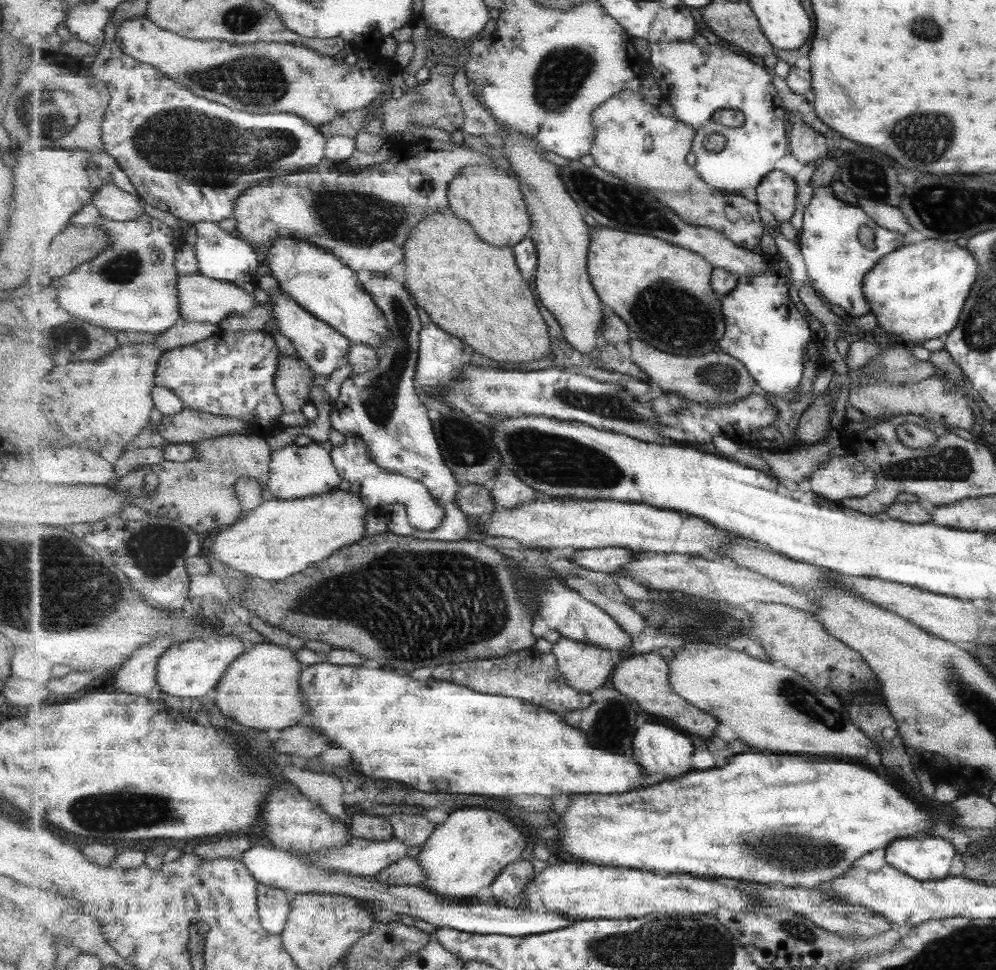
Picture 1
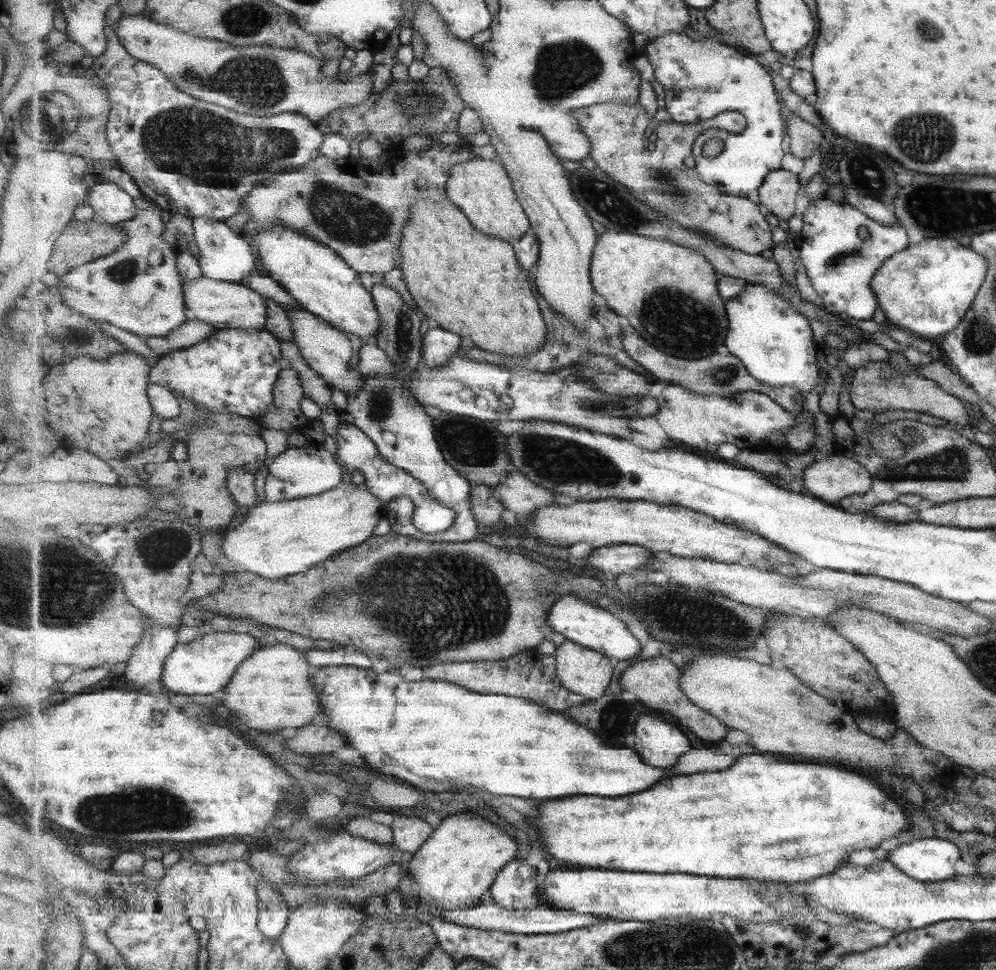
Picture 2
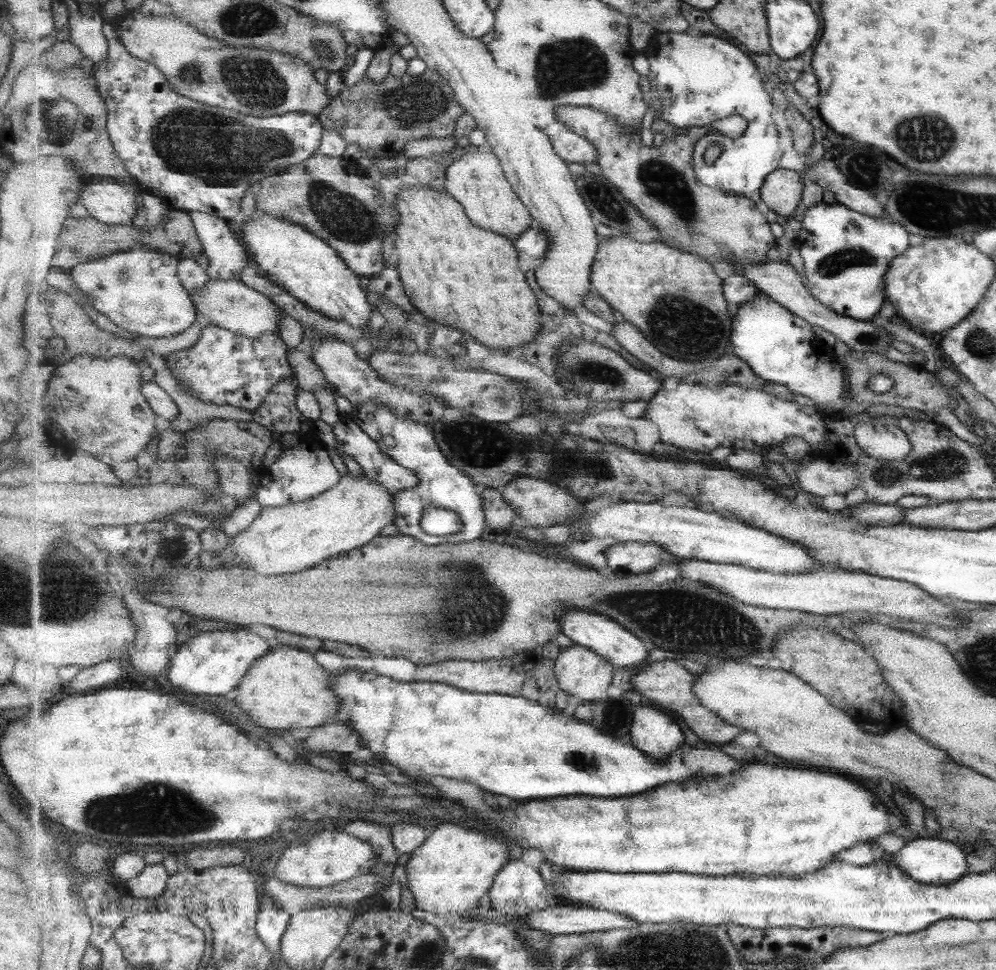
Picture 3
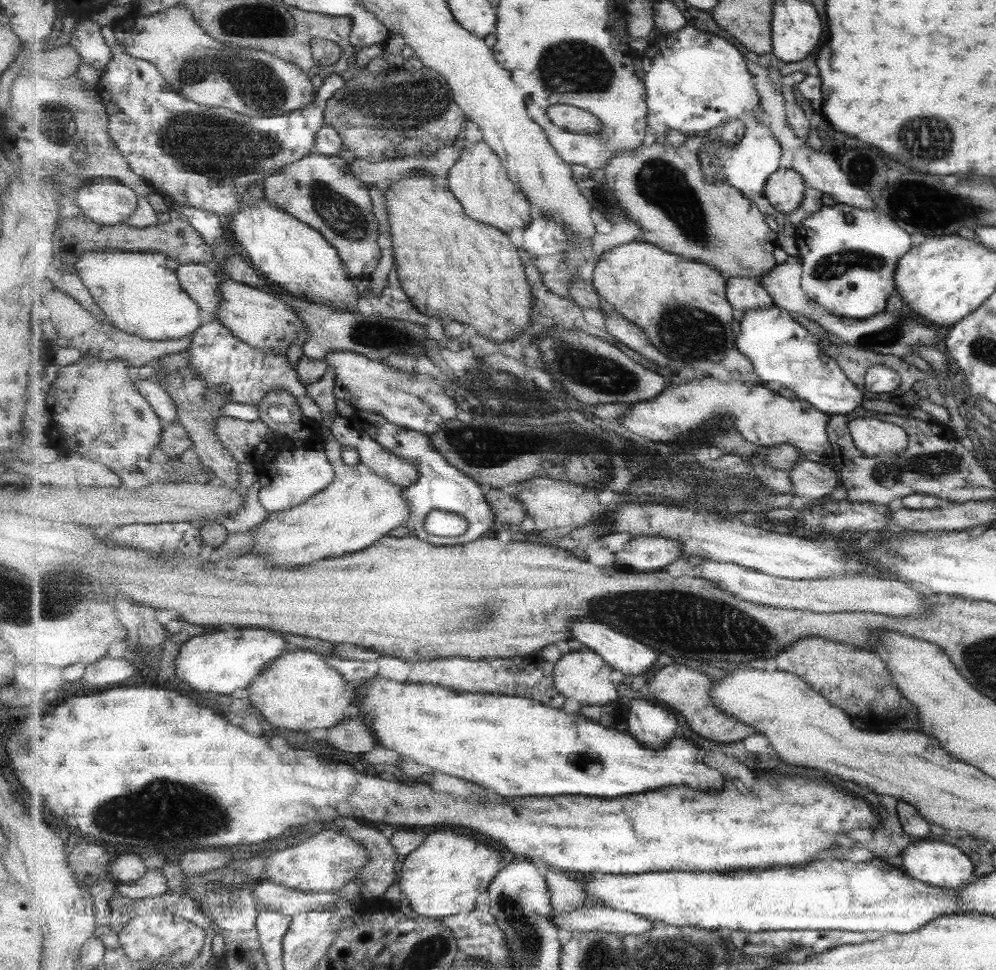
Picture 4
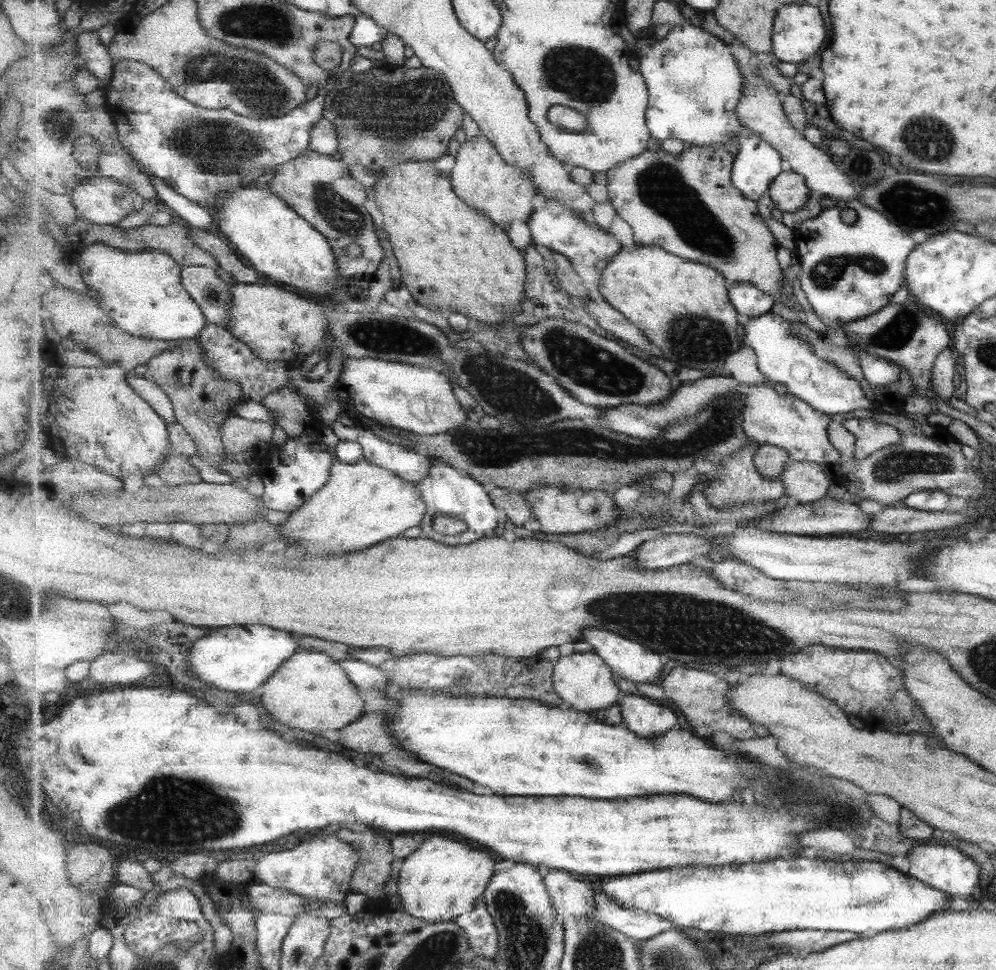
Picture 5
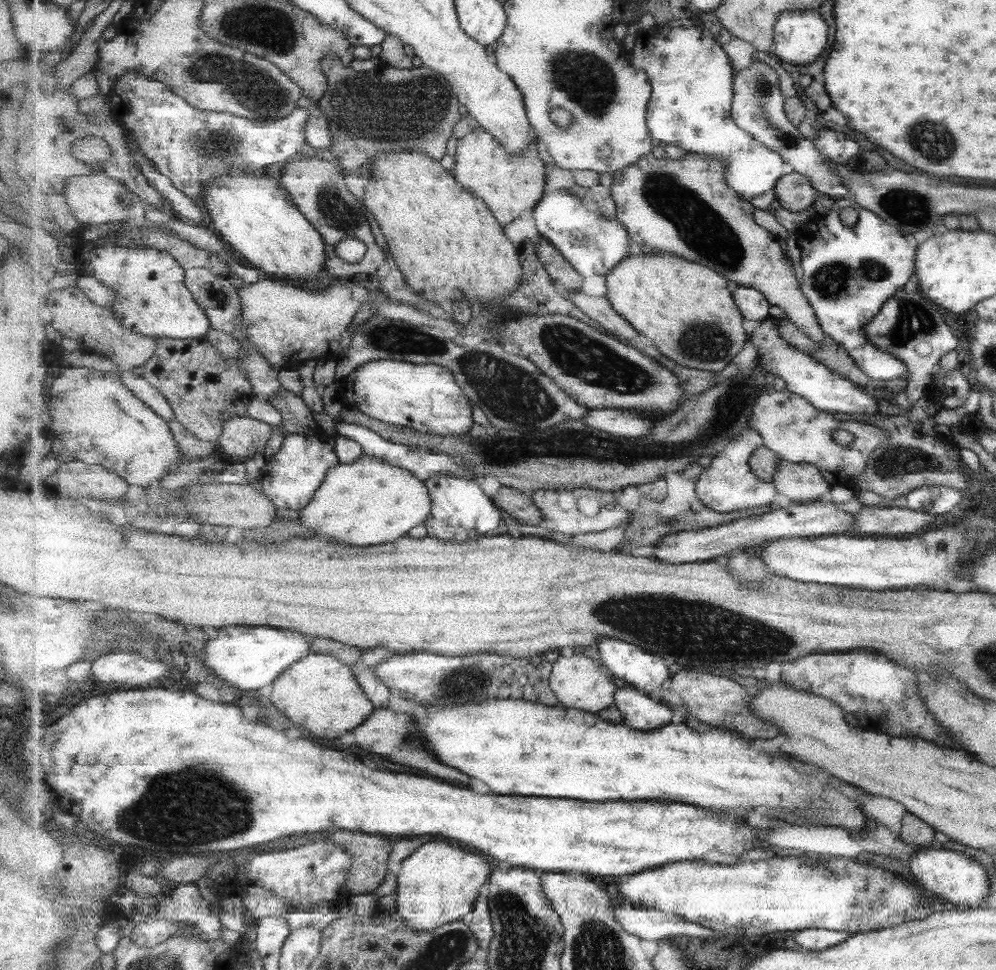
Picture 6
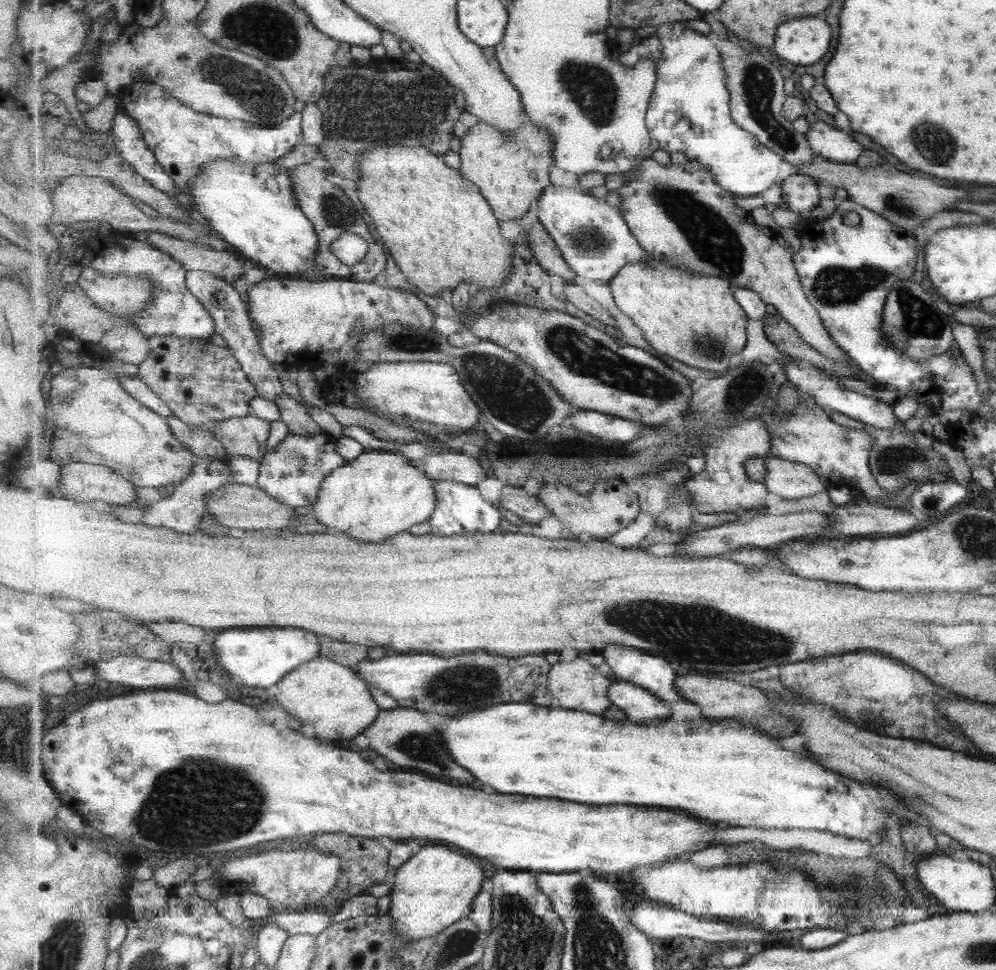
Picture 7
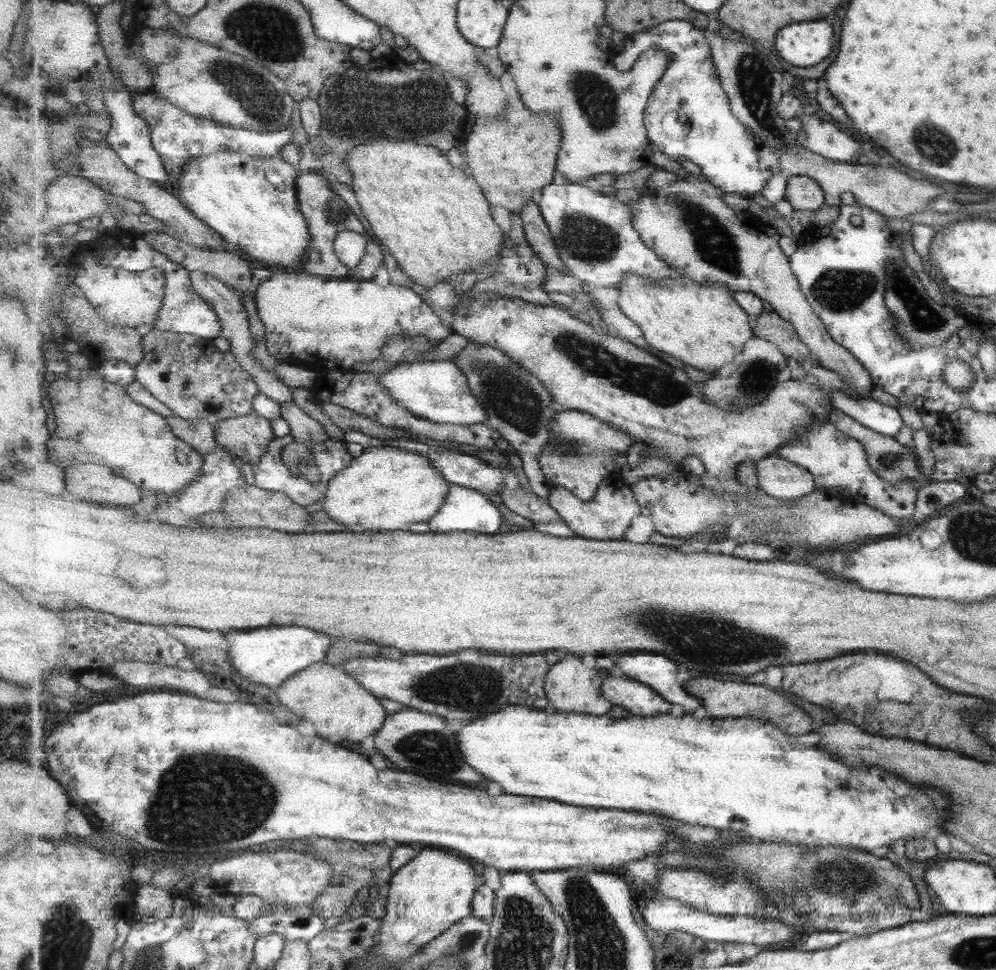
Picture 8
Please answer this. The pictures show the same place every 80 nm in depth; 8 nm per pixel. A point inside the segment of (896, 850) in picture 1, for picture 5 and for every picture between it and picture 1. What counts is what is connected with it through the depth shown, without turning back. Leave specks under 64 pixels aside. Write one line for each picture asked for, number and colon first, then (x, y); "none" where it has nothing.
2: (928, 859)
3: (937, 862)
4: (938, 864)
5: (943, 867)

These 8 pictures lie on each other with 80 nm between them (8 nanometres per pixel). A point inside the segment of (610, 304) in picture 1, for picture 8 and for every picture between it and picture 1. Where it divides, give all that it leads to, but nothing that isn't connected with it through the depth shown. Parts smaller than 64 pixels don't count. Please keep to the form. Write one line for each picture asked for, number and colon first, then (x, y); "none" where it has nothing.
2: (669, 293)
3: (674, 297)
4: (682, 304)
5: (684, 307)
6: (683, 307)
7: (694, 317)
8: (702, 324)

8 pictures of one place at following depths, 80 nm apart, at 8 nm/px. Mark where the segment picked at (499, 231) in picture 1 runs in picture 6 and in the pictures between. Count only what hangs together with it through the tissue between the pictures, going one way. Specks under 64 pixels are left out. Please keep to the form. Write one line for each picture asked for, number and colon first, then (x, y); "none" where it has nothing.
2: (482, 189)
3: (477, 180)
4: (479, 180)
5: (481, 176)
6: (510, 186)

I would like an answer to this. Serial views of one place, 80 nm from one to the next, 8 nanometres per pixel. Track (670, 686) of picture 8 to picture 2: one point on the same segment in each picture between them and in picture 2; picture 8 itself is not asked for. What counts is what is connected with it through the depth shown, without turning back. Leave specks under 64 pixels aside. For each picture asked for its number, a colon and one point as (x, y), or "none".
2: (589, 625)
3: (605, 636)
4: (624, 653)
5: (633, 662)
6: (631, 665)
7: (654, 673)

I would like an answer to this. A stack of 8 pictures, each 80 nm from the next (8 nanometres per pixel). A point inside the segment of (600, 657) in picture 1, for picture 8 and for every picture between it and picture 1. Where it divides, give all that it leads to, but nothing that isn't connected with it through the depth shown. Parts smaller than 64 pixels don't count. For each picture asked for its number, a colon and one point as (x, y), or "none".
2: (584, 671)
3: (581, 672)
4: (583, 675)
5: (585, 681)
6: (580, 682)
7: (578, 685)
8: (572, 687)

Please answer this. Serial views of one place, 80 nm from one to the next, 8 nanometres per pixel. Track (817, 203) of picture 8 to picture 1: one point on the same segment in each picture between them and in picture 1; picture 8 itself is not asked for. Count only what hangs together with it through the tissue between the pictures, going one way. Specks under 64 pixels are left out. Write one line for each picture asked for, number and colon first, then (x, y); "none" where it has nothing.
1: (777, 193)
2: (778, 194)
3: (782, 191)
4: (785, 190)
5: (789, 191)
6: (794, 192)
7: (802, 193)

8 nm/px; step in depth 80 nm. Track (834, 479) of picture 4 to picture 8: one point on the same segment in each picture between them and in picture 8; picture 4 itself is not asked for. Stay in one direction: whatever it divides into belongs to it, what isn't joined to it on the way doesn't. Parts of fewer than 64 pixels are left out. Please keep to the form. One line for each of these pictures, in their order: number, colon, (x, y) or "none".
5: (806, 482)
6: (801, 482)
7: (791, 480)
8: (782, 479)

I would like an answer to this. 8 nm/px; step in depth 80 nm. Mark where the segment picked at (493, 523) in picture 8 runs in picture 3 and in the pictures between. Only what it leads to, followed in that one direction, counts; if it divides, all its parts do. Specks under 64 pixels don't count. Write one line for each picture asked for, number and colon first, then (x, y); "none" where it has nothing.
3: (411, 443)
4: (441, 486)
5: (446, 491)
6: (462, 511)
7: (462, 510)

